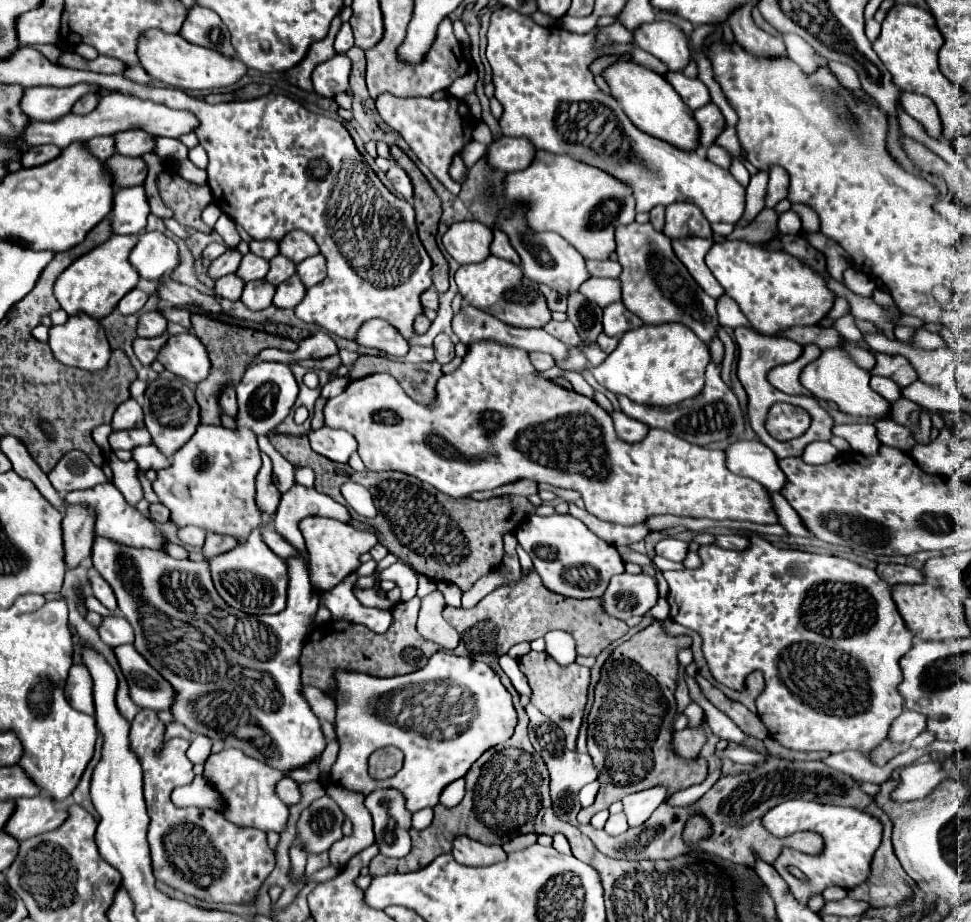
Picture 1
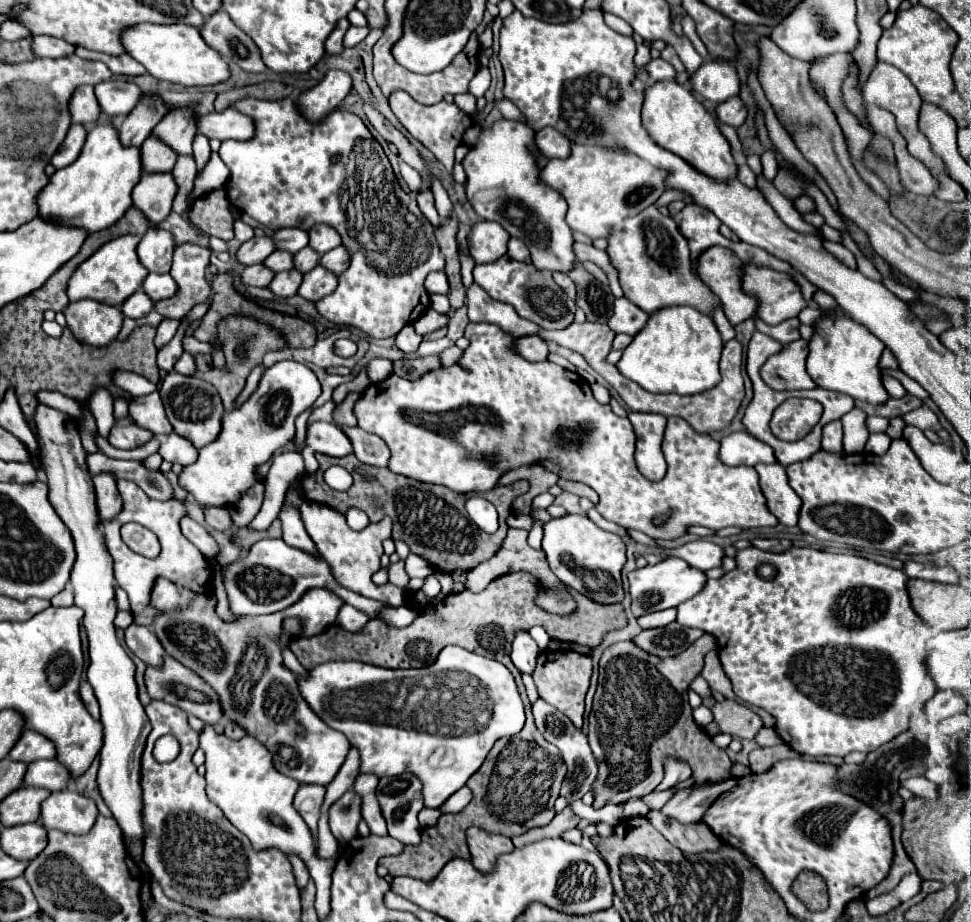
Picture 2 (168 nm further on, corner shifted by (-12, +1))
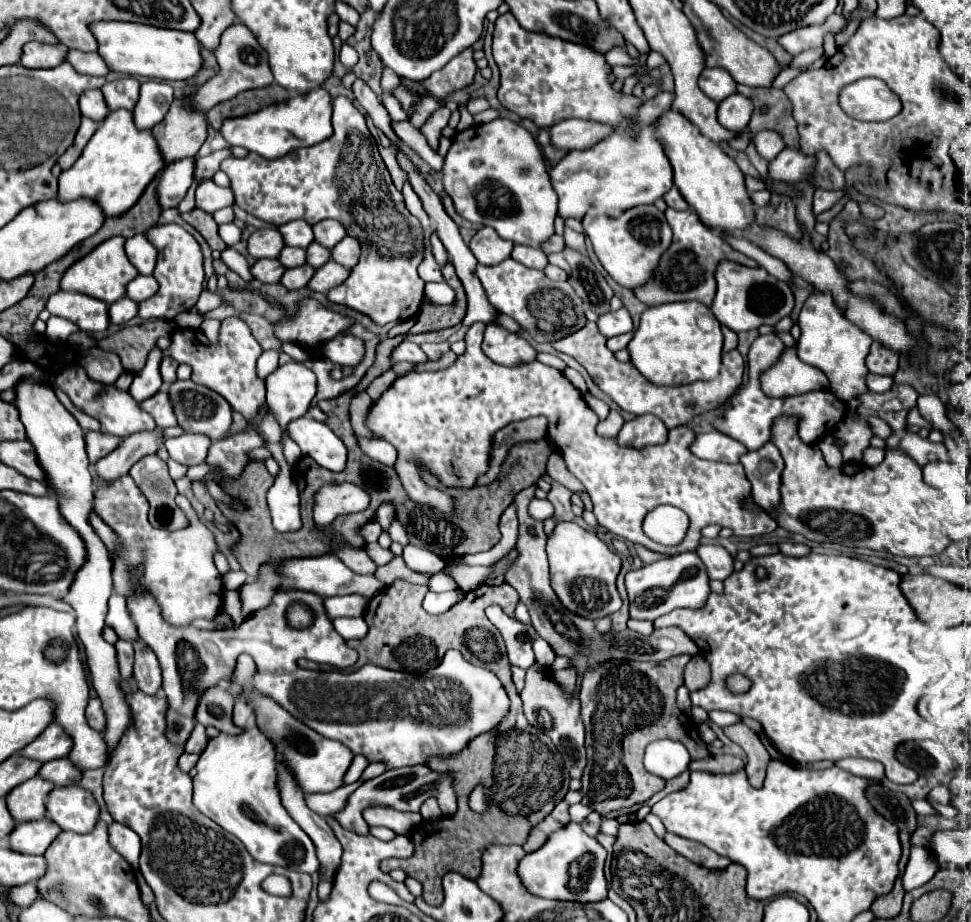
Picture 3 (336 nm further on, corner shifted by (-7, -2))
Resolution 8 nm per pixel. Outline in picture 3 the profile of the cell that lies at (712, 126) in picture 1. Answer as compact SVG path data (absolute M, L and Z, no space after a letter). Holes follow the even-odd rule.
M732 94L718 104L718 122L734 132L742 132L752 118L752 102L742 94Z

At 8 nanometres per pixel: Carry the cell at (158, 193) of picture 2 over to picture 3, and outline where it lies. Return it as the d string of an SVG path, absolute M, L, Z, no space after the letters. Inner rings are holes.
M194 158L178 160L164 170L164 174L158 180L158 198L162 208L174 208L180 204L180 200L184 198L194 180L194 170L196 170Z

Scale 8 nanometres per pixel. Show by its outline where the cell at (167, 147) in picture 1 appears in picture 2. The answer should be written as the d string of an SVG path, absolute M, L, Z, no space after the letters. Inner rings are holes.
M197 135L197 137L193 139L193 153L195 153L198 173L200 173L205 167L205 161L209 161L209 155L211 155L209 139L203 137L203 135Z

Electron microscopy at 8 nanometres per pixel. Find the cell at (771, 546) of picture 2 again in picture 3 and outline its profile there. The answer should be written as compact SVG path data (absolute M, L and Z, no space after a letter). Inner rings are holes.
M782 542L780 550L782 550L782 554L788 554L788 556L808 556L812 552L810 546L794 544L794 542Z

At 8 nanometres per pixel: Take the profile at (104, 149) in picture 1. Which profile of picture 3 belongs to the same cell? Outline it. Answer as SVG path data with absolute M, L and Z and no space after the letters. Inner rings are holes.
M148 80L140 88L140 100L134 108L134 122L142 130L154 128L168 112L174 98L174 90L166 82Z

